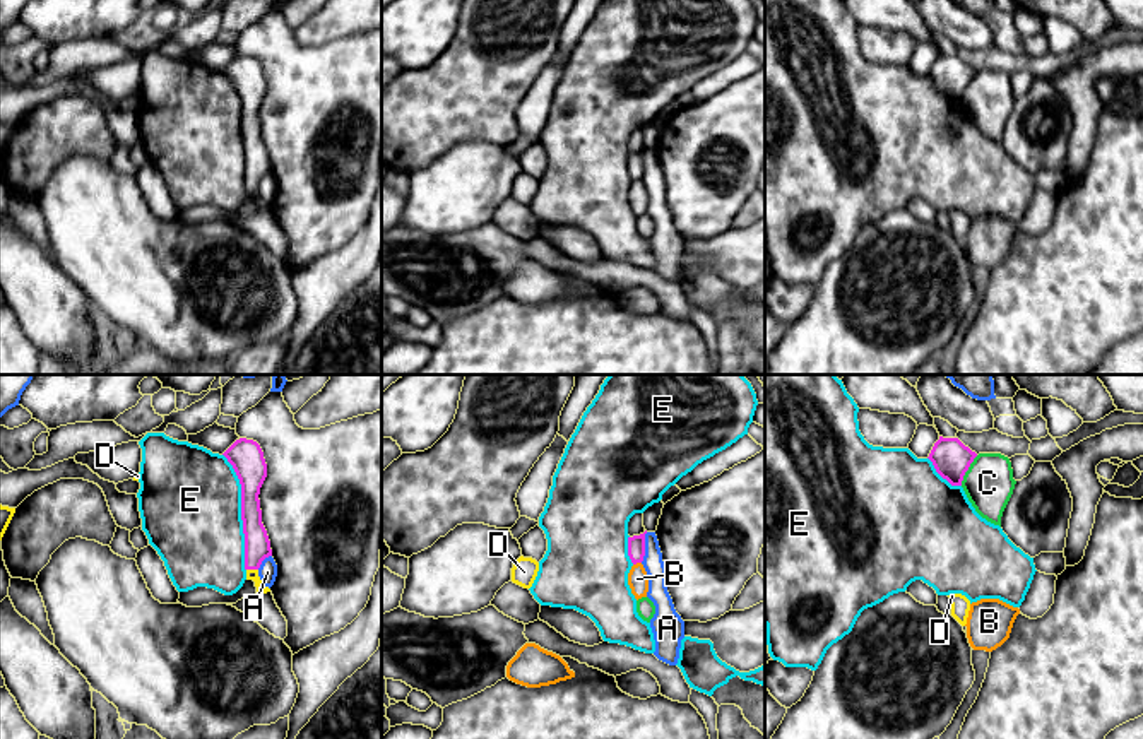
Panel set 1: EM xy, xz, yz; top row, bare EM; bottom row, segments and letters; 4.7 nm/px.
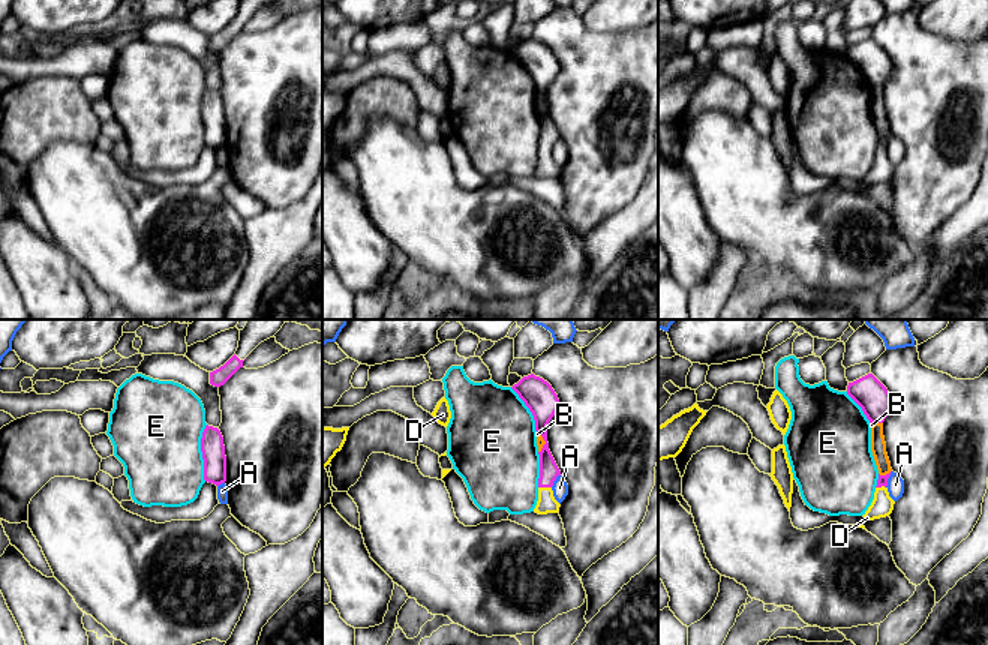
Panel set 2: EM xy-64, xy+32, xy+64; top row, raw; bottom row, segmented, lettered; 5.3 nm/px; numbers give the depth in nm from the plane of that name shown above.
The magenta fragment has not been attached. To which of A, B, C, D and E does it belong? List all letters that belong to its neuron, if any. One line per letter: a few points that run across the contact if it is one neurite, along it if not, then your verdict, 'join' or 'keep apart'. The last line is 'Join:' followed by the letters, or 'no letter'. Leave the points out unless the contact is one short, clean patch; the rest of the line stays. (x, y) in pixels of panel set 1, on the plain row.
A: keep apart
B: xz (640, 178), (633, 182) | keep apart
C: yz (977, 72), (960, 101) | keep apart
D: xy (257, 163), (252, 185), (250, 190) | join
E: keep apart
Join: D

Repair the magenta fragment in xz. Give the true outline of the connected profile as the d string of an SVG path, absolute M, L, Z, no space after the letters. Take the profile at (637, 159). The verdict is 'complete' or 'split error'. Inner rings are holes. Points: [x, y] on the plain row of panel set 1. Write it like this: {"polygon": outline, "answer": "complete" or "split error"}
{"polygon": "M645 151L628 154L628 173L633 181L642 180L645 173Z", "answer": "complete"}

